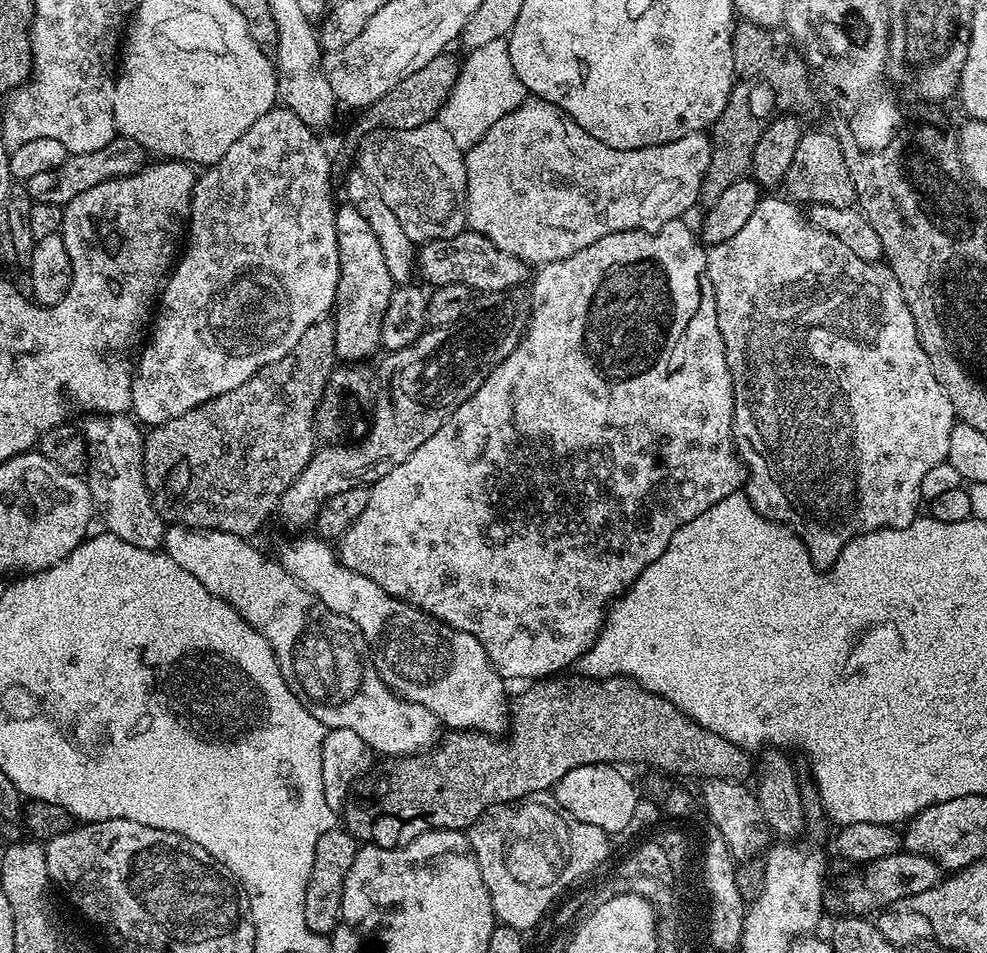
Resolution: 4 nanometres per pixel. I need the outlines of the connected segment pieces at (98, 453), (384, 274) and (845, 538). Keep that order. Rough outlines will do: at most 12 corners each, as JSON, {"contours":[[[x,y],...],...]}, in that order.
{"contours":[[[128,414],[84,424],[86,479],[103,527],[157,551],[166,521]],[[336,210],[336,355],[381,351],[394,281],[378,234]],[[709,247],[748,500],[828,570],[958,417],[887,263]]]}

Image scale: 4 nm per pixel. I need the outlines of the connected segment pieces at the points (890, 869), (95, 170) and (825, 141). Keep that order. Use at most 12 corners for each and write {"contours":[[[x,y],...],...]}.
{"contours":[[[907,850],[844,880],[844,904],[876,914],[938,887],[939,864]],[[117,134],[26,181],[33,202],[63,206],[93,186],[139,172],[146,153]],[[805,131],[783,187],[800,206],[851,208],[856,187],[831,131]]]}

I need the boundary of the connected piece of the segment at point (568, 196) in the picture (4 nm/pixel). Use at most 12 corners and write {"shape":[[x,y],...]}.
{"shape":[[525,99],[464,152],[468,228],[529,266],[700,200],[711,139],[598,142]]}

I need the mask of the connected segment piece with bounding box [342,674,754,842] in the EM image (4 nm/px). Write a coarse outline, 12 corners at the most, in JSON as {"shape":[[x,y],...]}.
{"shape":[[619,674],[533,683],[342,809],[467,830],[591,764],[747,781],[749,749]]}

